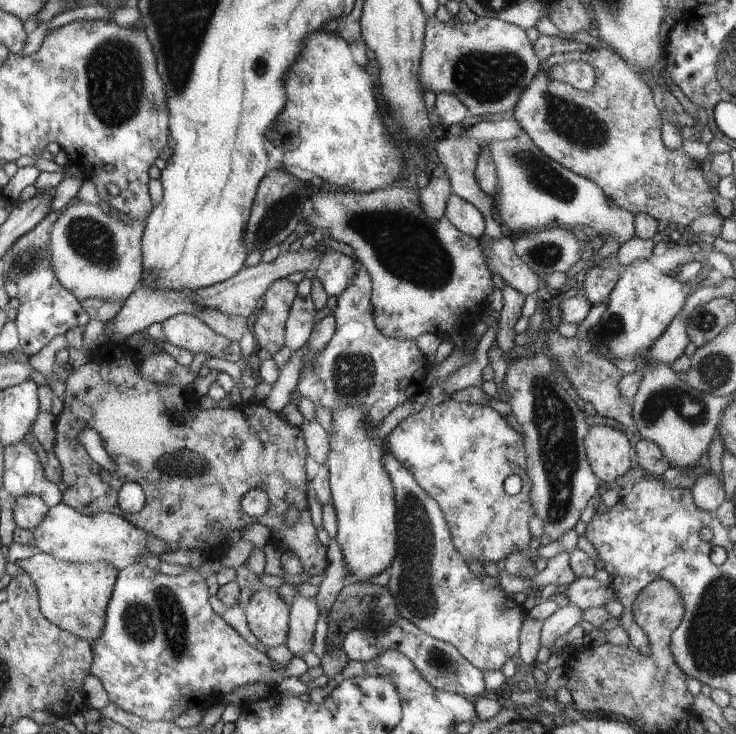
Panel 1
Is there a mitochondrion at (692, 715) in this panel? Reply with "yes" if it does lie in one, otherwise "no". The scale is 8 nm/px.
no

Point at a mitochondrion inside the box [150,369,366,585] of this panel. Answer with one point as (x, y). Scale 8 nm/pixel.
(184, 463)

